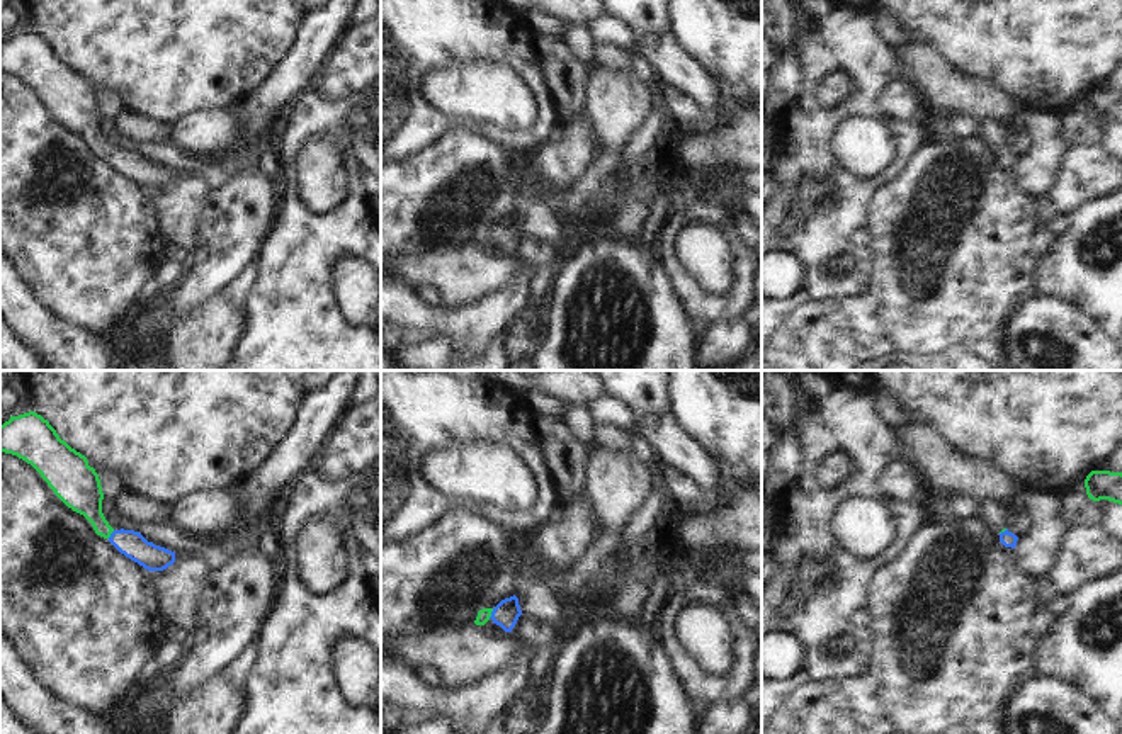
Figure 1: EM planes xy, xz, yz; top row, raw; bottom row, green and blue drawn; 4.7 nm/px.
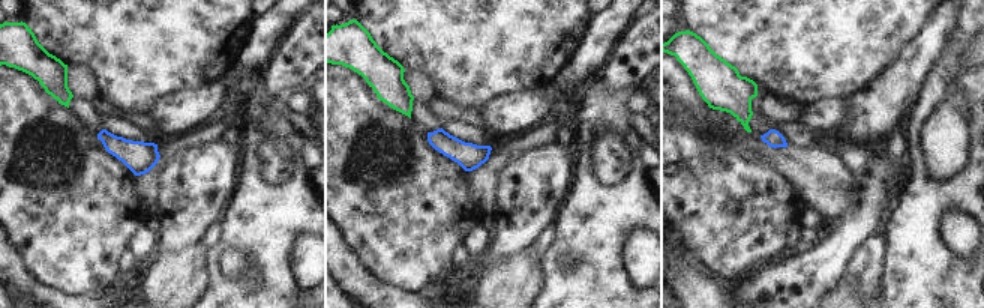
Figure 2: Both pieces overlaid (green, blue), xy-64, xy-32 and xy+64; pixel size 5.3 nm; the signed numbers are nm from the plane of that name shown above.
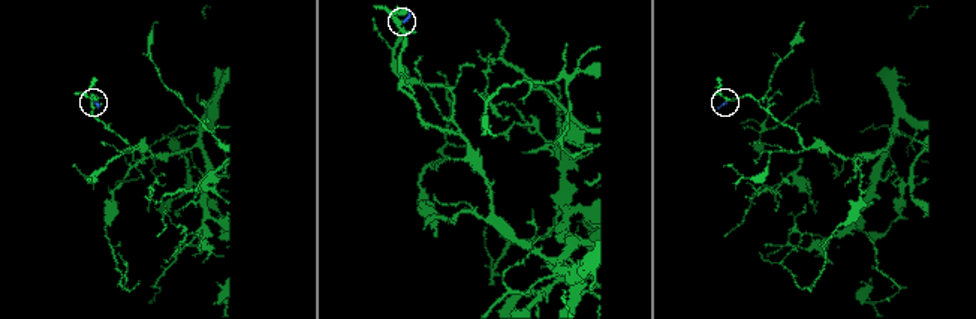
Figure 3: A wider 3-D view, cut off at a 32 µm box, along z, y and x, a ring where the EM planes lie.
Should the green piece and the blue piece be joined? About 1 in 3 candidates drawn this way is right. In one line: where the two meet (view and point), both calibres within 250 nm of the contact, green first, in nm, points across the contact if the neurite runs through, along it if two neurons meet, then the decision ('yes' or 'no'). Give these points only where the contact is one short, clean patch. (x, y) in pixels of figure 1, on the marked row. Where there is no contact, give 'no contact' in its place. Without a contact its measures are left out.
contact xz (490, 614); calibres 60 and 120 nm; way xz (483, 615), (490, 614), (505, 614); yes

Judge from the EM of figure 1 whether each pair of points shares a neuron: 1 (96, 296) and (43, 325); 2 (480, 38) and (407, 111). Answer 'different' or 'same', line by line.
1: different
2: same

